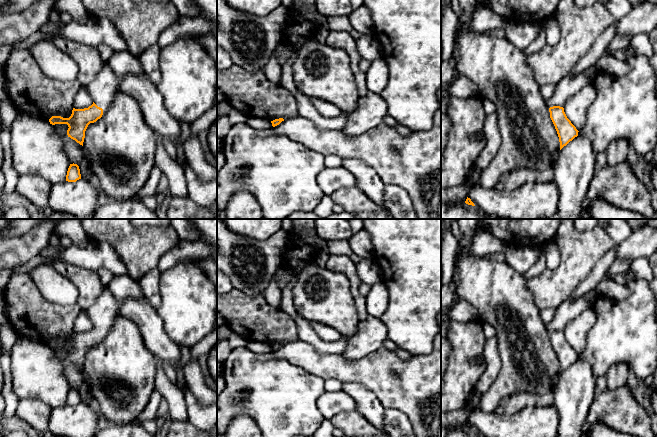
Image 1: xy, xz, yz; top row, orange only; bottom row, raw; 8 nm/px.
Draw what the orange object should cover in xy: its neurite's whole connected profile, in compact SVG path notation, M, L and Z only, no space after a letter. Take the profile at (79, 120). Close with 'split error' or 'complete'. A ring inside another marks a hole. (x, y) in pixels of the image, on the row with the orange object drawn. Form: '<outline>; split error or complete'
M94 102L91 106L84 109L73 108L69 118L61 116L52 116L49 119L50 124L67 124L67 135L71 139L83 146L85 131L90 123L96 122L103 115L103 109L98 107Z; complete

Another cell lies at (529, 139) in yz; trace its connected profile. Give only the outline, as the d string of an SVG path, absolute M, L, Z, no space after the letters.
M472 30L460 35L455 31L455 46L458 48L458 75L473 81L480 91L480 96L496 105L498 127L502 137L500 148L491 164L482 170L480 178L473 184L492 189L504 173L514 169L545 170L554 167L560 151L559 137L550 118L549 107L540 92L540 86L526 62L524 51L516 48L506 38Z

